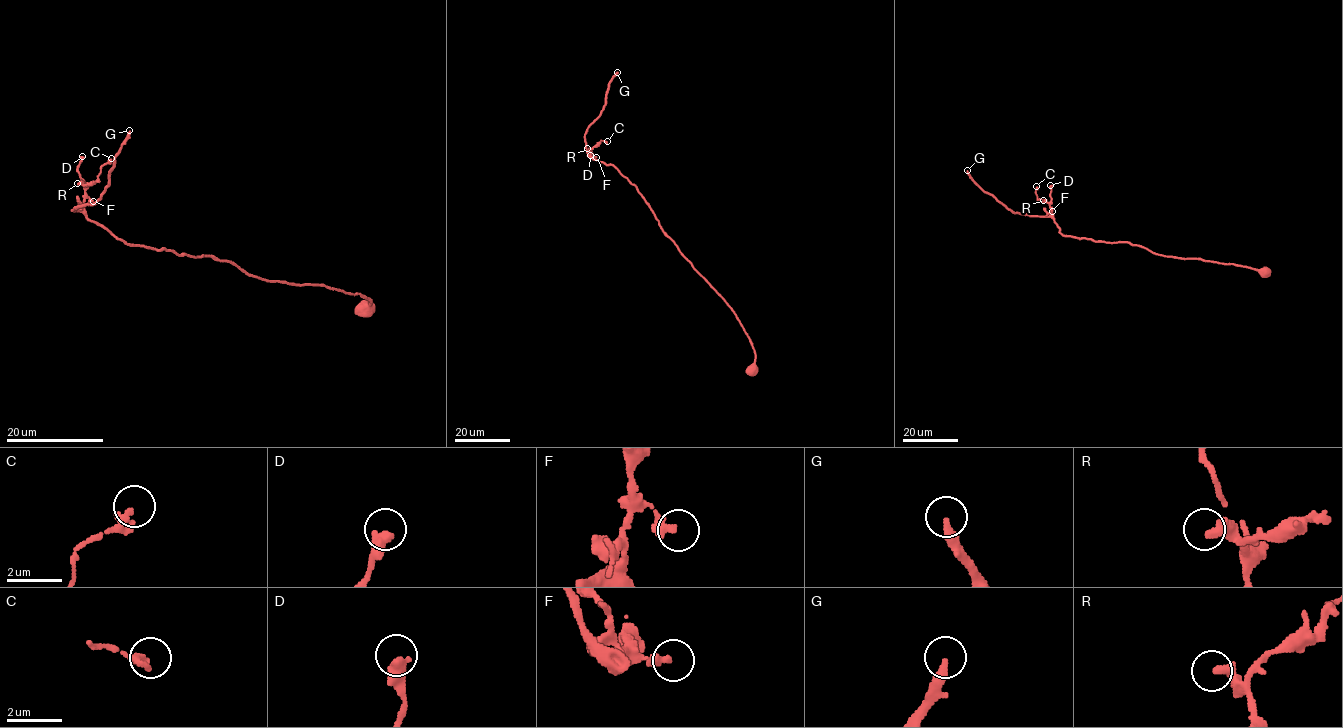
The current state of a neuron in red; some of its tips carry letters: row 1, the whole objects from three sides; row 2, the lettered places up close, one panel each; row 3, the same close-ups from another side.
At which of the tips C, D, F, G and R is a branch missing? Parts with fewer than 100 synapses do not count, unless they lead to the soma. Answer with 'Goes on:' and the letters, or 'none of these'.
Goes on: G

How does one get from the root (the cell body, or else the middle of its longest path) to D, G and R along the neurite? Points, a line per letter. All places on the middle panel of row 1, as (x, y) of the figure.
D: (752, 370), (755, 366), (752, 343), (733, 310), (663, 231), (637, 187), (612, 165), (590, 155)
G: (752, 370), (752, 343), (733, 310), (663, 231), (637, 187), (587, 153), (585, 133), (617, 72)
R: (752, 370), (755, 366), (752, 343), (733, 310), (663, 231), (637, 187), (612, 165), (593, 159), (587, 148)

